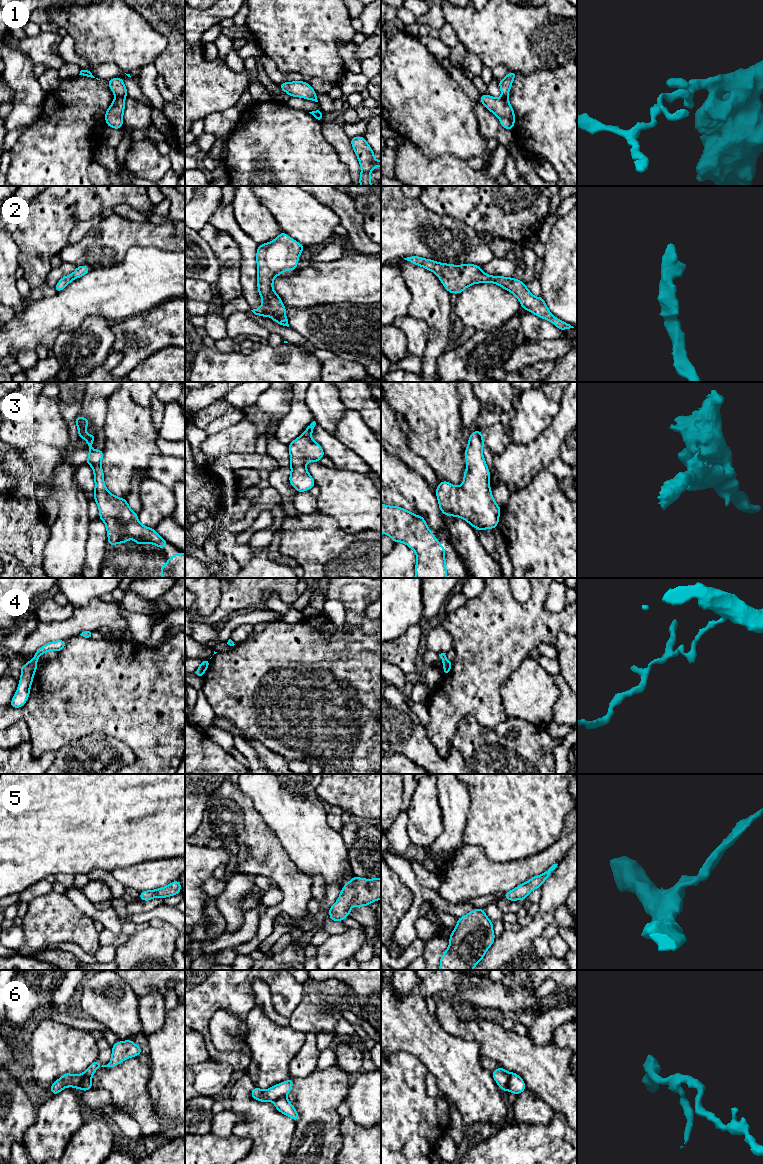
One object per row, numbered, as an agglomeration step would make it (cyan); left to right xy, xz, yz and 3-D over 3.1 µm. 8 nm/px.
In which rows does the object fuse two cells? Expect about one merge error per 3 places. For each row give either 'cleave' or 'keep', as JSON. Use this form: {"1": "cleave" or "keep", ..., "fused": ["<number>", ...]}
{"1": "cleave", "2": "keep", "3": "keep", "4": "keep", "5": "keep", "6": "cleave", "fused": ["1", "6"]}

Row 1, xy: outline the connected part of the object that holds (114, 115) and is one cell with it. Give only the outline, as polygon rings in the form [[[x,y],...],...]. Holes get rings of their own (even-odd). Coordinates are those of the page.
[[[116,96],[105,113],[106,124],[114,129],[120,129],[123,125],[123,113],[125,98]]]

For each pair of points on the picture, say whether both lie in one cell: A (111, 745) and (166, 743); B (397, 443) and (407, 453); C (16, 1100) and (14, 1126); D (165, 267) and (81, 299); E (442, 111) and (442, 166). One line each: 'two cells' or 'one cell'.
A: two cells
B: one cell
C: one cell
D: one cell
E: two cells

